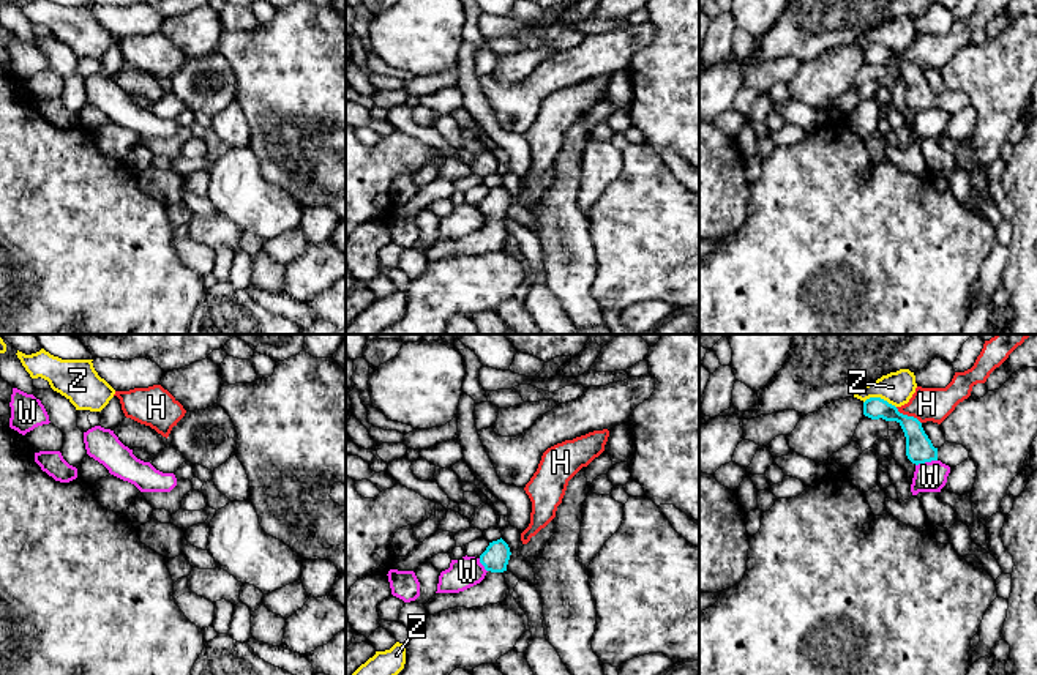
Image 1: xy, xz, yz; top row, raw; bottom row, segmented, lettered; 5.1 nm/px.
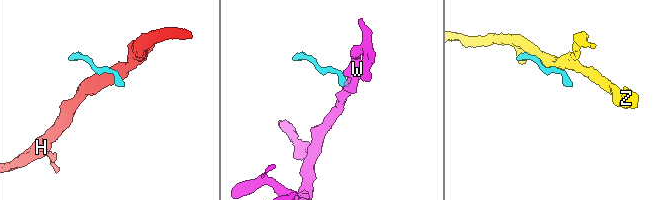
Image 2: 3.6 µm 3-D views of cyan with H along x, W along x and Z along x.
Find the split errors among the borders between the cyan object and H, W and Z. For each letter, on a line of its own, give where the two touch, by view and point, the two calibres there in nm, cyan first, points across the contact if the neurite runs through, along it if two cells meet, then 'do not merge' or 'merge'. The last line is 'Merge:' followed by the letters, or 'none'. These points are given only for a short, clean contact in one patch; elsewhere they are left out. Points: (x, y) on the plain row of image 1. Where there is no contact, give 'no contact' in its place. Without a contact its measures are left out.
H: meets cyan in yz at (906, 62); 140 nm thick on the cyan side, 180 nm on the other; do not merge
W: meets cyan in yz at (925, 108); 140 nm thick on the cyan side, 160 nm on the other; border along yz (936, 106), (916, 112); do not merge
Z: meets cyan in yz at (879, 44); 110 nm thick on the cyan side, 170 nm on the other; do not merge
Merge: none

